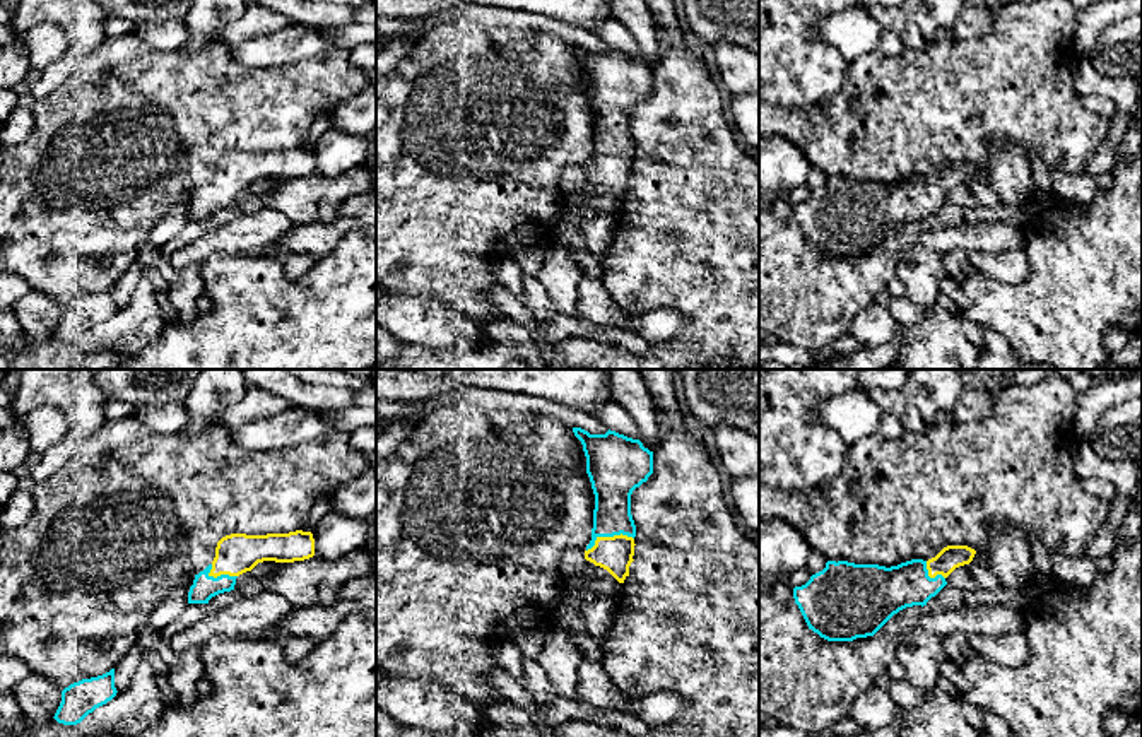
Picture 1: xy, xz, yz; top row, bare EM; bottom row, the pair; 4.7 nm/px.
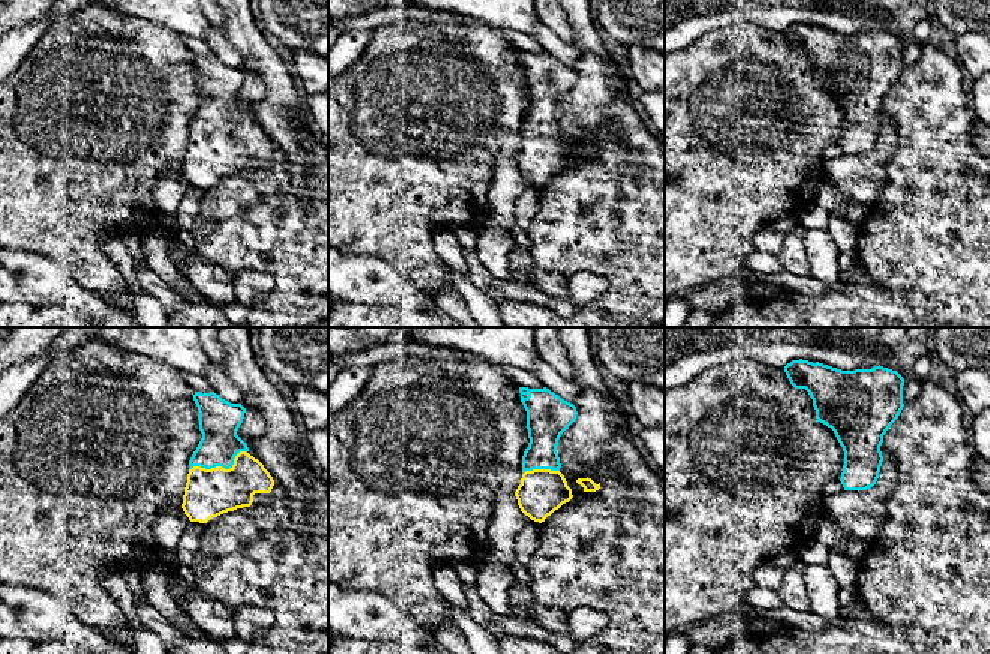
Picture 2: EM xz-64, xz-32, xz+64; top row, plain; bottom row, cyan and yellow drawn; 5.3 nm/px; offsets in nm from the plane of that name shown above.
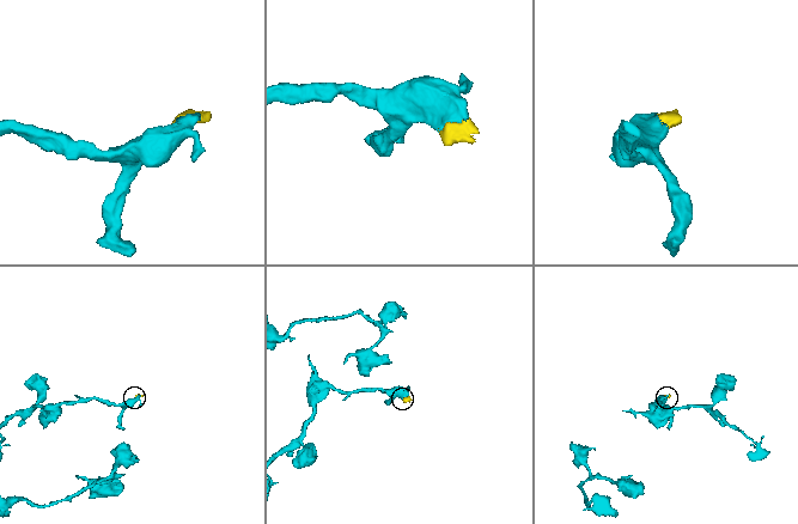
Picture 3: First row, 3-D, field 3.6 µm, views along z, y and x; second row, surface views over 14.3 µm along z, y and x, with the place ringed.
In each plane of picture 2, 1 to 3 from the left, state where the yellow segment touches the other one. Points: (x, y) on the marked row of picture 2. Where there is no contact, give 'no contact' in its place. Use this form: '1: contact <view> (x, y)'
1: contact xz-64 (219, 465)
2: contact xz-32 (540, 468)
3: no contact

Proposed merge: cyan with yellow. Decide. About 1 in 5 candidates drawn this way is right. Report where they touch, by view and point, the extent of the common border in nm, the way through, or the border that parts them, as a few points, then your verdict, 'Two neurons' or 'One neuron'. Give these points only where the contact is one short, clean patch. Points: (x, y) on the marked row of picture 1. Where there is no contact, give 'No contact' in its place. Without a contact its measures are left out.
Touches cyan at xz (609, 536). Shared border 240 nm. Path across: xz (612, 483), (609, 536), (614, 554). One neuron

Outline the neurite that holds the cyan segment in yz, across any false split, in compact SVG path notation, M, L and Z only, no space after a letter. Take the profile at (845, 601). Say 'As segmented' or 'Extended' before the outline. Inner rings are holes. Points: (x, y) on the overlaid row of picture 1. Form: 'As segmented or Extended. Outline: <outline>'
Extended. Outline: M947 545L935 557L911 559L898 566L827 561L826 568L793 588L809 629L827 641L853 641L874 636L894 614L927 605L959 566L976 551Z

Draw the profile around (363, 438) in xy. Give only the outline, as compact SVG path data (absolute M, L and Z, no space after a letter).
M371 426L357 427L349 434L350 445L366 453L376 453L376 429Z

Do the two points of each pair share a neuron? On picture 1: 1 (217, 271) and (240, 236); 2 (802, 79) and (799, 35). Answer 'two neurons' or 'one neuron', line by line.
1: two neurons
2: one neuron

